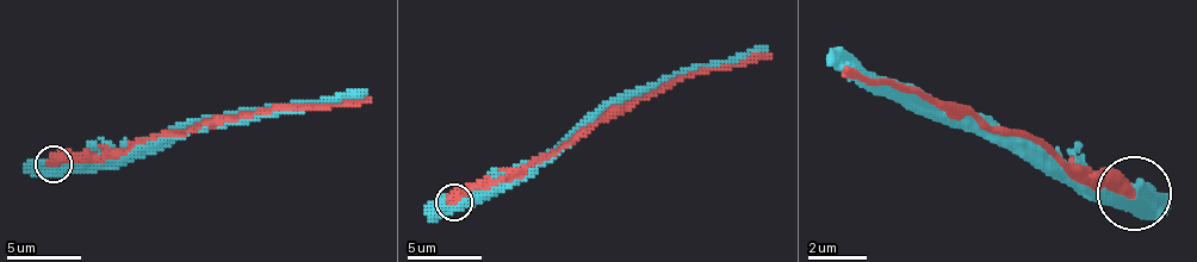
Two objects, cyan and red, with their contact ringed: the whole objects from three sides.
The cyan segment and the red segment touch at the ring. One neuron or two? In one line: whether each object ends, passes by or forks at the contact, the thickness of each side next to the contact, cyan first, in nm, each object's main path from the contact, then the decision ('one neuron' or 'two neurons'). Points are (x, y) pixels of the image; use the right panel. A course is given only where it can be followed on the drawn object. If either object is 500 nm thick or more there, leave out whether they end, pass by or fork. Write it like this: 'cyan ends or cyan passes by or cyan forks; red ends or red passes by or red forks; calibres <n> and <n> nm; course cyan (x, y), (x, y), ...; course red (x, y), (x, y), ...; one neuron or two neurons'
calibres 700 and 550 nm; course cyan (1135, 195), (1092, 195), (960, 129), (924, 93), (880, 86), (829, 49); course red (1135, 195), (1106, 187), (1048, 144), (1004, 137), (975, 114), (894, 86), (873, 86), (843, 63); two neurons

